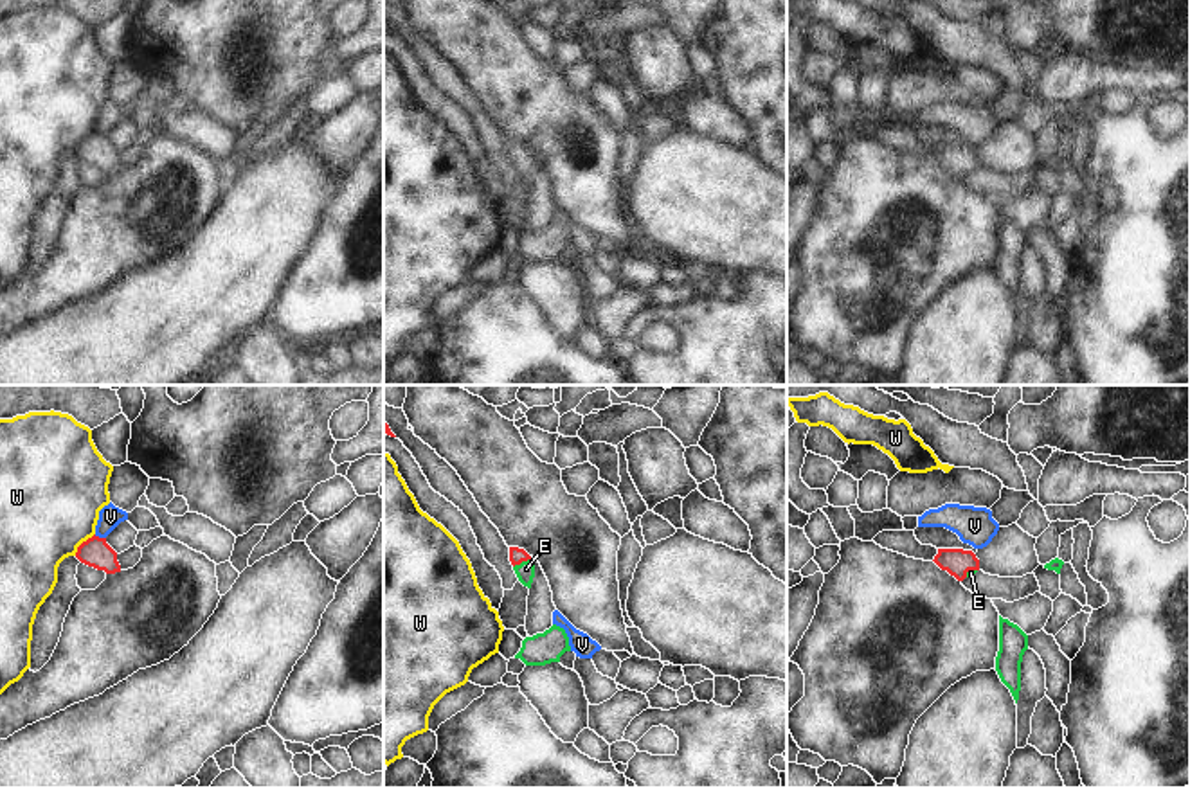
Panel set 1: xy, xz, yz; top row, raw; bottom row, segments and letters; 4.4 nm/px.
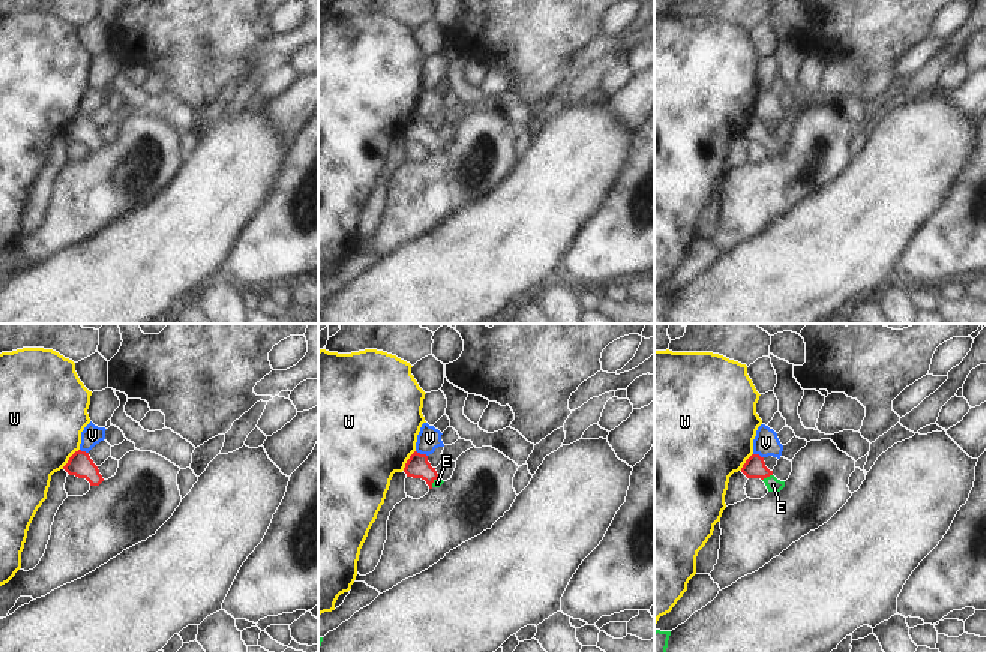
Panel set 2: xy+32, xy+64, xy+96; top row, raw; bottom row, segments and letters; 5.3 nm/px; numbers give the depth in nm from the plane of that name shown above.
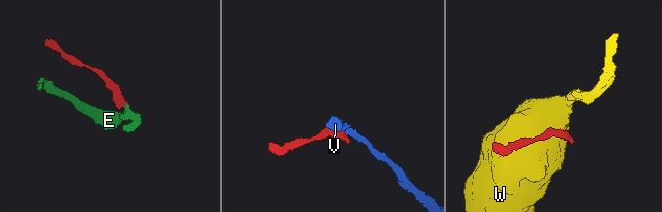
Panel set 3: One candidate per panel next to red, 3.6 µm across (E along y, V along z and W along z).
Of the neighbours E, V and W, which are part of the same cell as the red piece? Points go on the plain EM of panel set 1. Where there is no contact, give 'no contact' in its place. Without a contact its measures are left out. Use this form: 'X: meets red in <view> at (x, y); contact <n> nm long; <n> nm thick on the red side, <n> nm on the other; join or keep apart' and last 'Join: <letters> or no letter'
E: meets red in xz at (521, 159); contact 90 nm long; 70 nm thick on the red side, 80 nm on the other; join
V: meets red in xy at (98, 134); contact 60 nm long; 130 nm thick on the red side, 100 nm on the other; keep apart
W: meets red in xy at (81, 141); contact 140 nm long; 130 nm thick on the red side, 460 nm on the other; keep apart
Join: E

